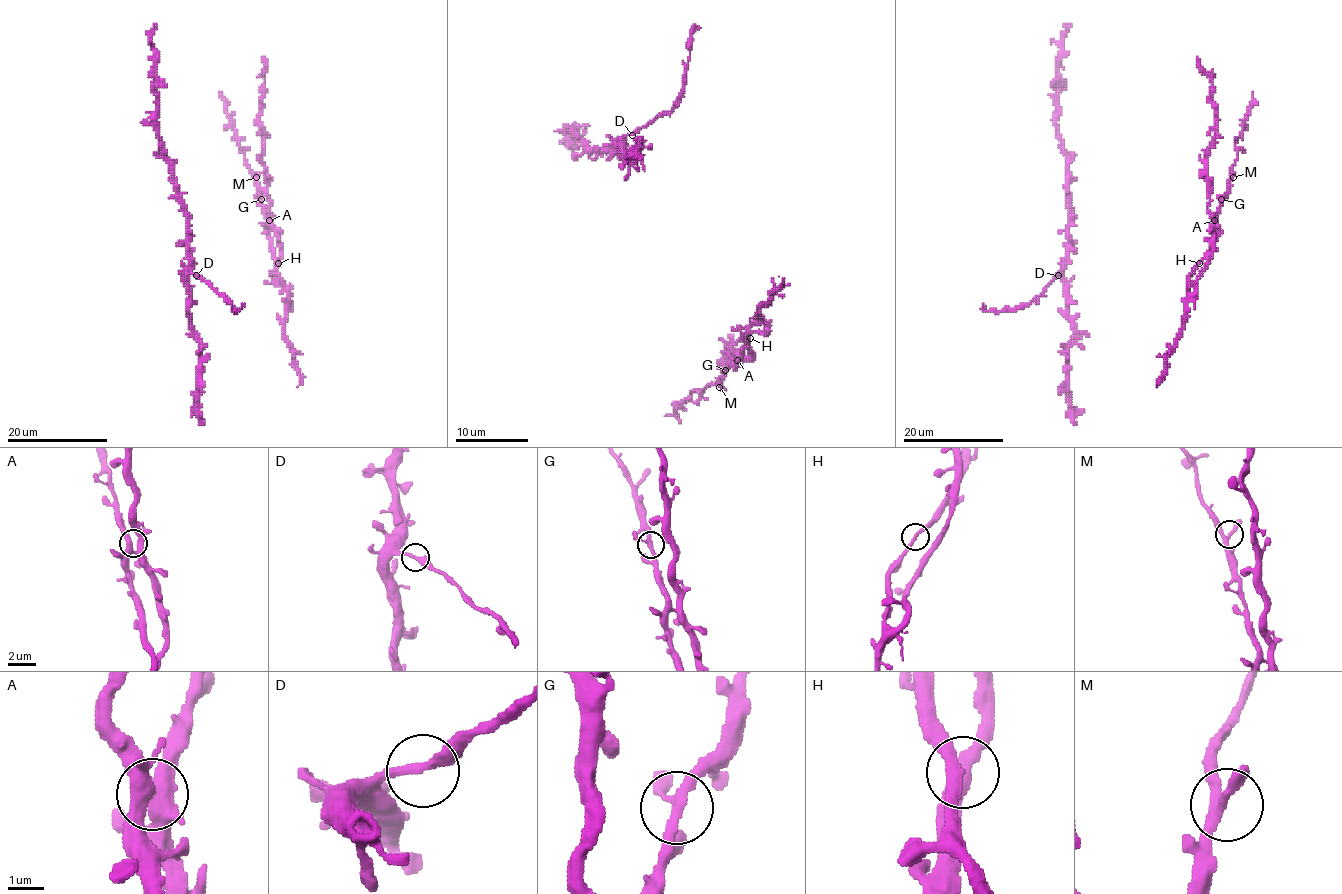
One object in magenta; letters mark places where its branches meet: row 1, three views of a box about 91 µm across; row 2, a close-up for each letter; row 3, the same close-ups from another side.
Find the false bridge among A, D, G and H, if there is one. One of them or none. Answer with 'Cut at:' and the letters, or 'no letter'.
Cut at: no letter

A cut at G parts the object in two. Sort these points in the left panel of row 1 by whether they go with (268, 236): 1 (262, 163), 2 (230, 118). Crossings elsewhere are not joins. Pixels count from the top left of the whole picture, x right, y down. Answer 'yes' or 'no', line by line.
1: yes
2: no

